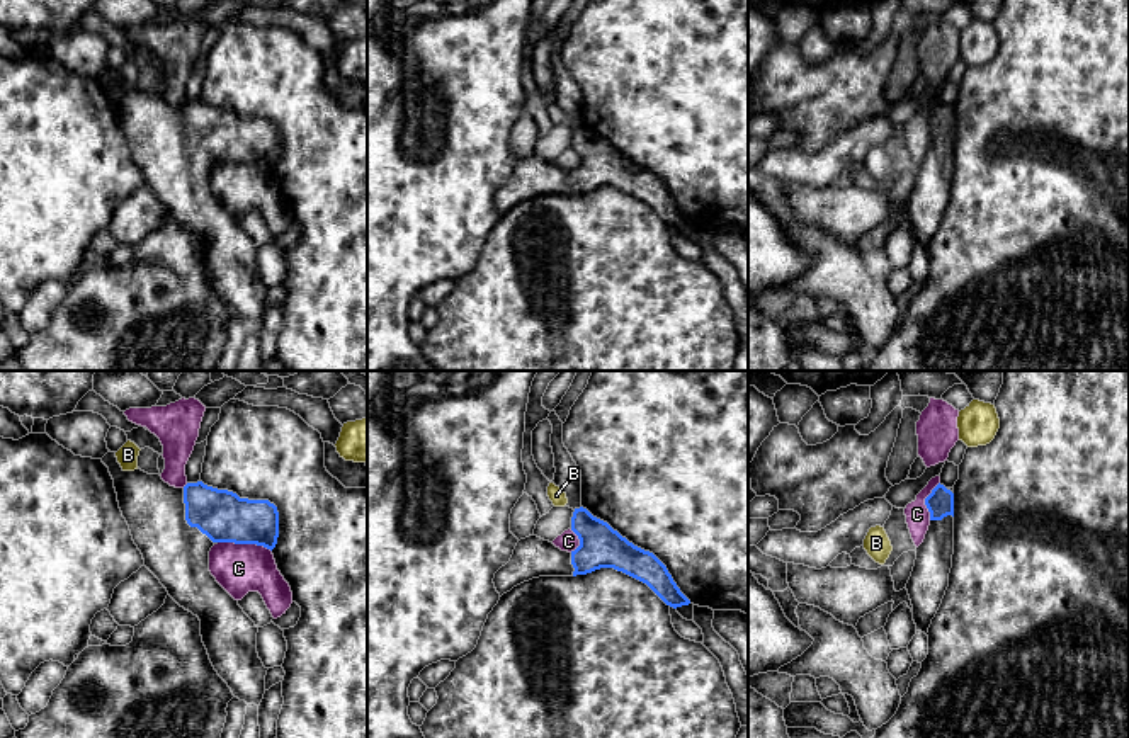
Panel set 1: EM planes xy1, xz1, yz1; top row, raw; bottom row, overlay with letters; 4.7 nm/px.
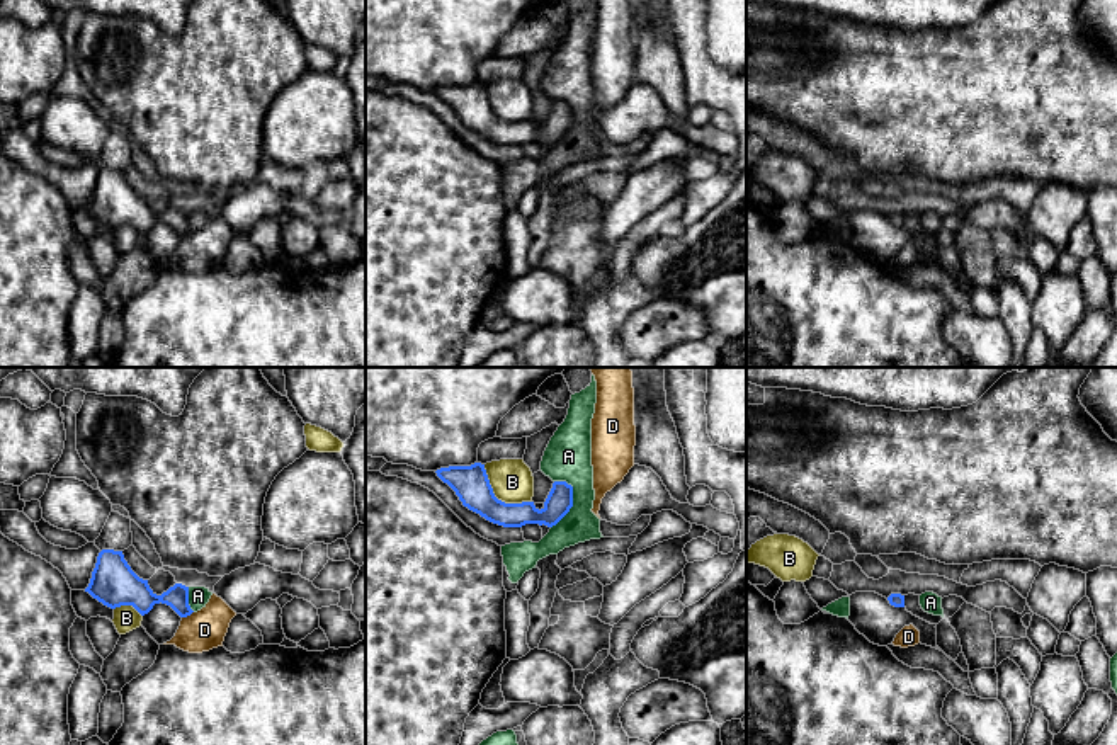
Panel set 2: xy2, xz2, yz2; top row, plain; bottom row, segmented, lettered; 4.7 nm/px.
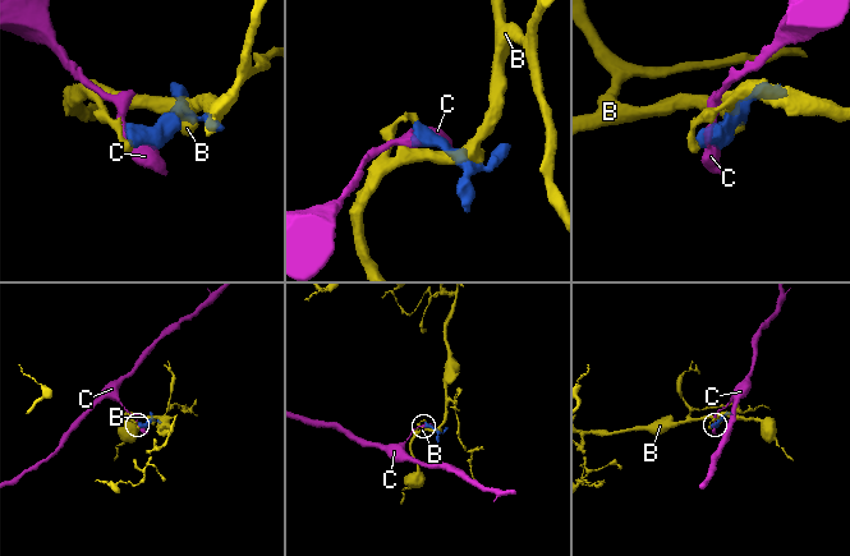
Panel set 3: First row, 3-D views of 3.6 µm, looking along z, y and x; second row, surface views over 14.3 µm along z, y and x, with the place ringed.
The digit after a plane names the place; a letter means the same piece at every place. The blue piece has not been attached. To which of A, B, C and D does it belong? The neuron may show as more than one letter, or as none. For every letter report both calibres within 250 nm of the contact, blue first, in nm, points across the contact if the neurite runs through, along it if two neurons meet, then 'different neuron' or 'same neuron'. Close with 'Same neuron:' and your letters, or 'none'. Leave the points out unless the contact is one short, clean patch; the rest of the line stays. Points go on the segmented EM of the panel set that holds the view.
A: 120 nm thick on the blue side, 220 nm on the other; different neuron
B: 170 nm thick on the blue side, 200 nm on the other; different neuron
C: 240 nm thick on the blue side, 240 nm on the other; different neuron
D: 120 nm thick on the blue side, 190 nm on the other; border along xy2 (192, 611), (182, 618); different neuron
Same neuron: none

